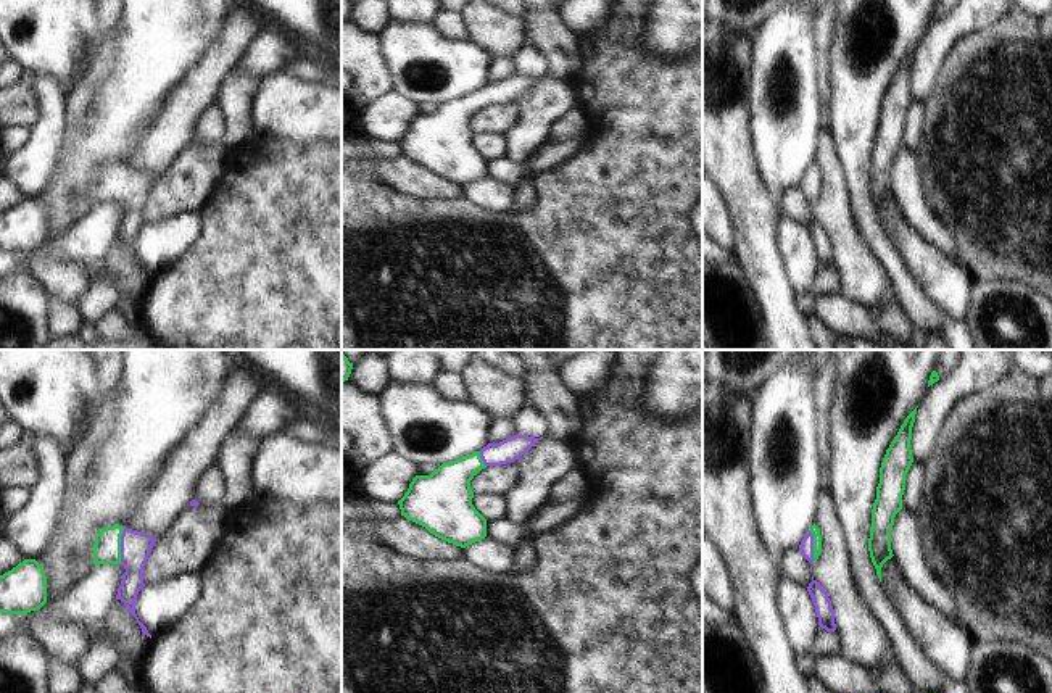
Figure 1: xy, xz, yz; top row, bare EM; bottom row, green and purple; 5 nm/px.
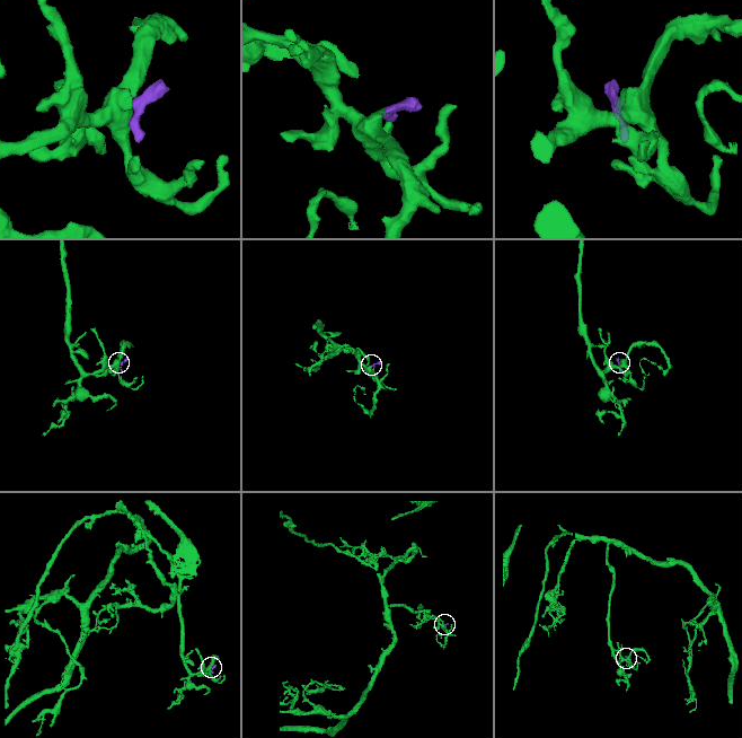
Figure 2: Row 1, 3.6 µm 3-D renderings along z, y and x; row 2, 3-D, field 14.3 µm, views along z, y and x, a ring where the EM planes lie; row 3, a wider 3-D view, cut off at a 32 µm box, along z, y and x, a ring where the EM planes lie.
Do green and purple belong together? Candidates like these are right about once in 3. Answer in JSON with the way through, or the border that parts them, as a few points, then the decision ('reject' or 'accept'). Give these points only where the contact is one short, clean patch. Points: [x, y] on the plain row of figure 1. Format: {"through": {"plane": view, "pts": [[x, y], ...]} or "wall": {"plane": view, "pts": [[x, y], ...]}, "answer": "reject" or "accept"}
{"through": {"plane": "xy", "pts": [[107, 189], [120, 184], [136, 186]]}, "answer": "accept"}

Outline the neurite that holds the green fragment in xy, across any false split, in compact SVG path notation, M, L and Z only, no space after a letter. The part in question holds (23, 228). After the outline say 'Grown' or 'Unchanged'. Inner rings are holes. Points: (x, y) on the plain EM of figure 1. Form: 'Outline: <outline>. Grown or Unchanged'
Outline: M24 198L0 214L0 251L27 253L47 242L47 216L35 198Z. Unchanged

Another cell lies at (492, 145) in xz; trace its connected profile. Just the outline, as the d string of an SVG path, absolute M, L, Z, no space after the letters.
M474 134L472 143L487 160L506 156L506 139L503 134Z

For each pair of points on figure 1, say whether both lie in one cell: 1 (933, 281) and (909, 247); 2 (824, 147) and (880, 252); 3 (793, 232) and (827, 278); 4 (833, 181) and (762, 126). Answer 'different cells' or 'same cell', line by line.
1: same cell
2: different cells
3: different cells
4: different cells

